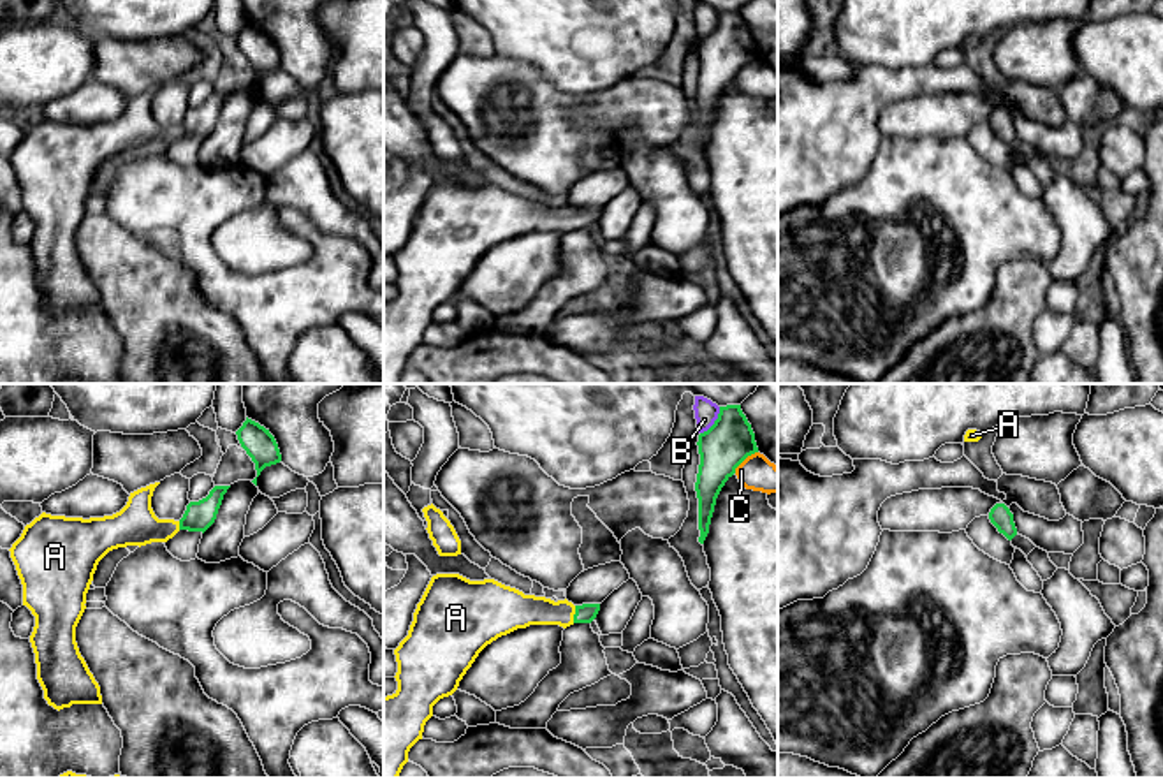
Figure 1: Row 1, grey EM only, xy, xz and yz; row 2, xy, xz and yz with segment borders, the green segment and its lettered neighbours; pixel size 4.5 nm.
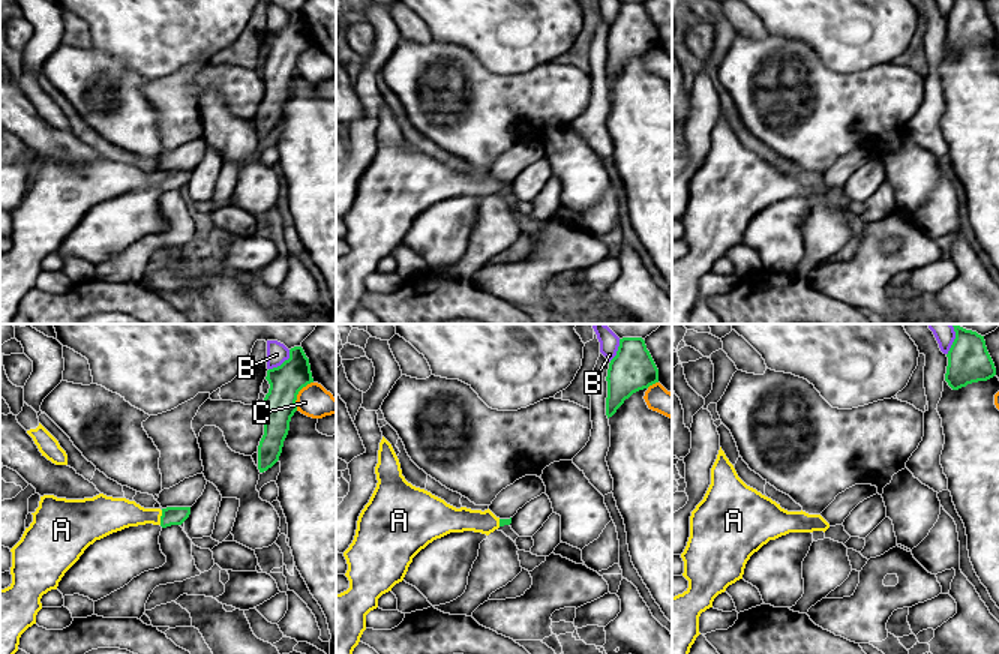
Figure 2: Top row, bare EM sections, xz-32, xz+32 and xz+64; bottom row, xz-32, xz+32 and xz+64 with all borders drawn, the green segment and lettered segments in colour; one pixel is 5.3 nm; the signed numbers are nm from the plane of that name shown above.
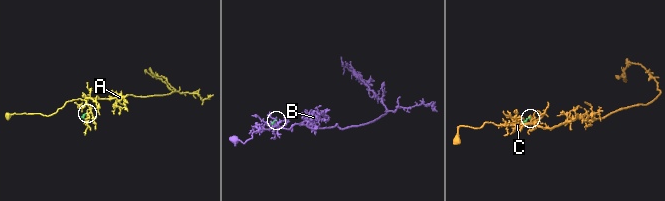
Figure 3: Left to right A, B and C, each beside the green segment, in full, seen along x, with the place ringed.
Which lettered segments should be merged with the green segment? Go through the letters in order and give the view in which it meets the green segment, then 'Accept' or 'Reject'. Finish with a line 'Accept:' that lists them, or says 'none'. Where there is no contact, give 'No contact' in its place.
A: Touches green in xz. Accept
B: Touches green in xz. Reject
C: Touches green in xz. Reject
Accept: A

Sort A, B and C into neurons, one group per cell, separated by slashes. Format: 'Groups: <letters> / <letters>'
Groups: A / B / C

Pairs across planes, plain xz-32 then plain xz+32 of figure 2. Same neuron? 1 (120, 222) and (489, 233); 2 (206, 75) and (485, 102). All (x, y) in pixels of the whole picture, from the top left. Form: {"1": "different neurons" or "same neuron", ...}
{"1": "different neurons", "2": "same neuron"}

